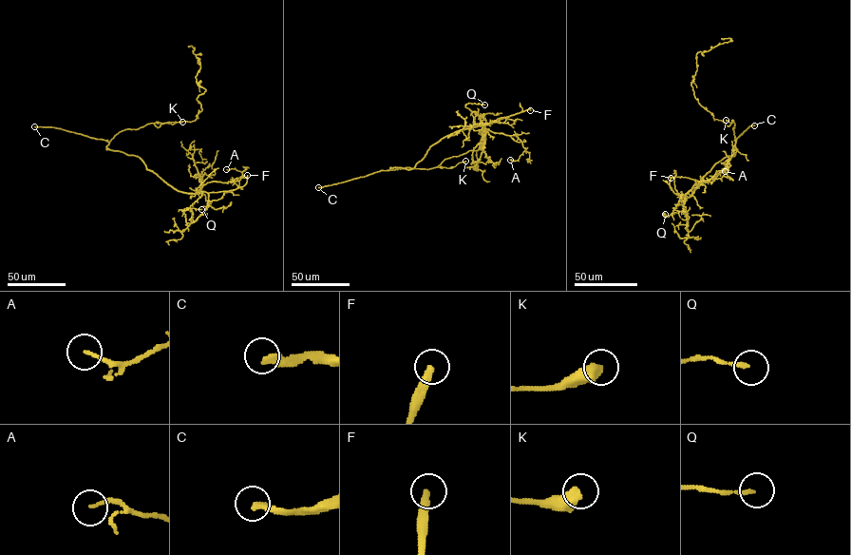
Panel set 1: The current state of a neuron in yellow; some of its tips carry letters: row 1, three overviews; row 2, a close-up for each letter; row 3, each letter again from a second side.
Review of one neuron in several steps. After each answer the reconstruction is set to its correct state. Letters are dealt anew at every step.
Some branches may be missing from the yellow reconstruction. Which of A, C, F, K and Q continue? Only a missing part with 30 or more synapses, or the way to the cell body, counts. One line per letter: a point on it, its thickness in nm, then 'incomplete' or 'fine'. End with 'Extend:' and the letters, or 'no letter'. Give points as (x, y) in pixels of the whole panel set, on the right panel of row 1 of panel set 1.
A: at (725, 171); 110 nm thick; fine
C: at (754, 125); 280 nm thick; incomplete
F: at (671, 178); 360 nm thick; incomplete
K: at (726, 120); 550 nm thick; fine
Q: at (665, 214); 160 nm thick; fine
Extend: C, F

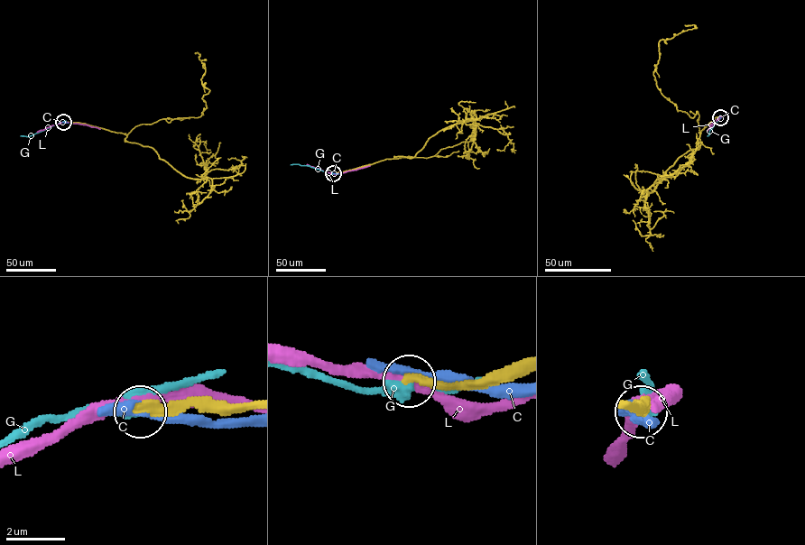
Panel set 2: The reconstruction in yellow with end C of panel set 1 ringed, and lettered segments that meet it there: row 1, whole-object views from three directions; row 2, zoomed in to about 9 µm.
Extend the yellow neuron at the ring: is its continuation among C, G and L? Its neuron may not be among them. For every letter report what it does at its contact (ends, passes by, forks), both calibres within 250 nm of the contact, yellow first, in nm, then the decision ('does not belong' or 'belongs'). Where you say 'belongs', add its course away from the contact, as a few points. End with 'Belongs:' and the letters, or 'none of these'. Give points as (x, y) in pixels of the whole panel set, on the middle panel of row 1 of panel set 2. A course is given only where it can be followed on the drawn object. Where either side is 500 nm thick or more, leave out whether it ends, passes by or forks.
C: it passes by; calibres 380 and 320 nm; does not belong
G: it passes by; calibres 320 and 440 nm; does not belong
L: it passes by; calibres 320 and 280 nm; does not belong
Belongs: none of these

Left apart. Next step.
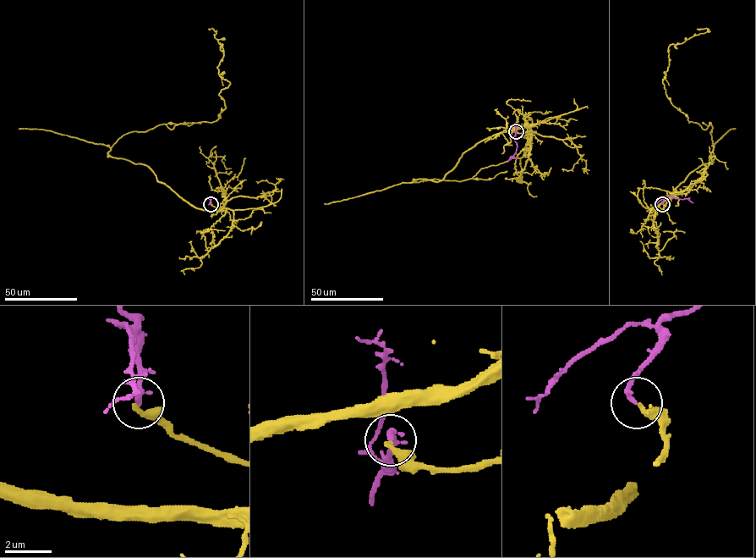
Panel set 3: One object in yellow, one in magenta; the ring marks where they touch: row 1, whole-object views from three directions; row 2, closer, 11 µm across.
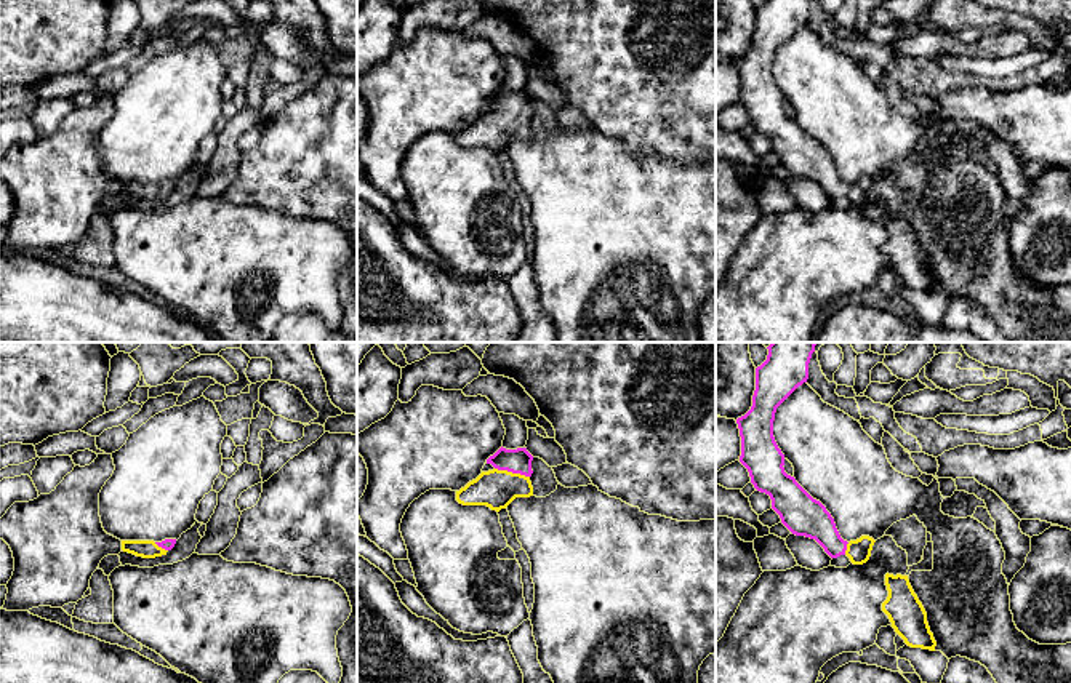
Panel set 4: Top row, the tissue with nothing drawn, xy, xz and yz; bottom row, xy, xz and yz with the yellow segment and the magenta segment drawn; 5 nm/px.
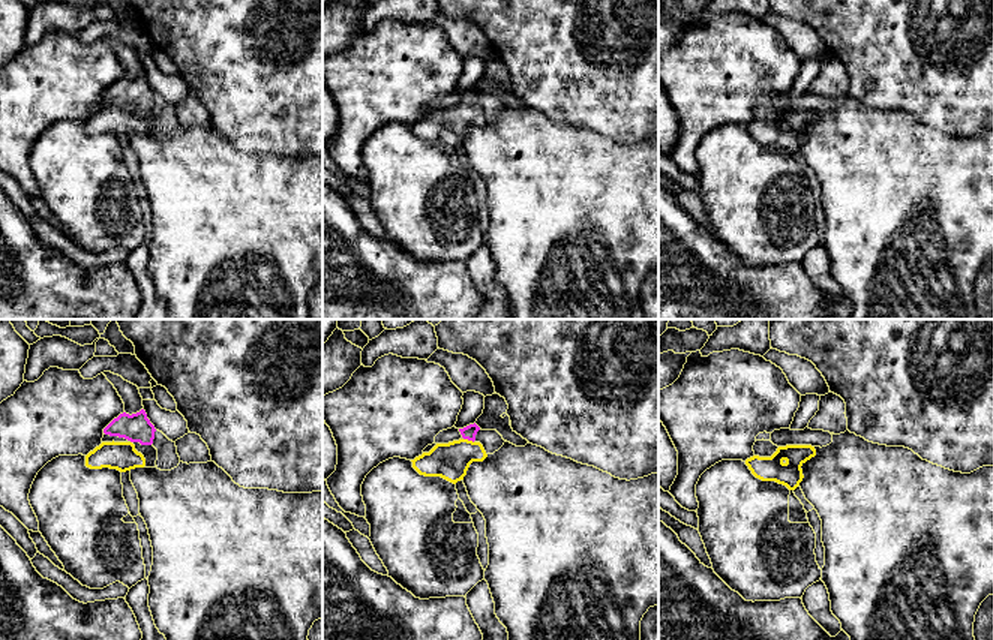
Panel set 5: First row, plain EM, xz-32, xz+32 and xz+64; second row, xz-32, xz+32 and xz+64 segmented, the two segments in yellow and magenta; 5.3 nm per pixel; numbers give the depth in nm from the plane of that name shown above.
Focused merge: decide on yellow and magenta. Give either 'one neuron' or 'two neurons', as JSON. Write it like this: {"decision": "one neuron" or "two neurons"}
{"decision": "one neuron"}

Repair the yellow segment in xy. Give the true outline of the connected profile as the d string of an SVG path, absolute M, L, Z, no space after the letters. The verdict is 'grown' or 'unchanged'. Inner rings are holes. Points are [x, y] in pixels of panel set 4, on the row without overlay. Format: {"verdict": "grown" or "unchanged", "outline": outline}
{"verdict": "grown", "outline": "M176 181L154 182L122 182L122 192L142 200L166 197L176 186Z"}

